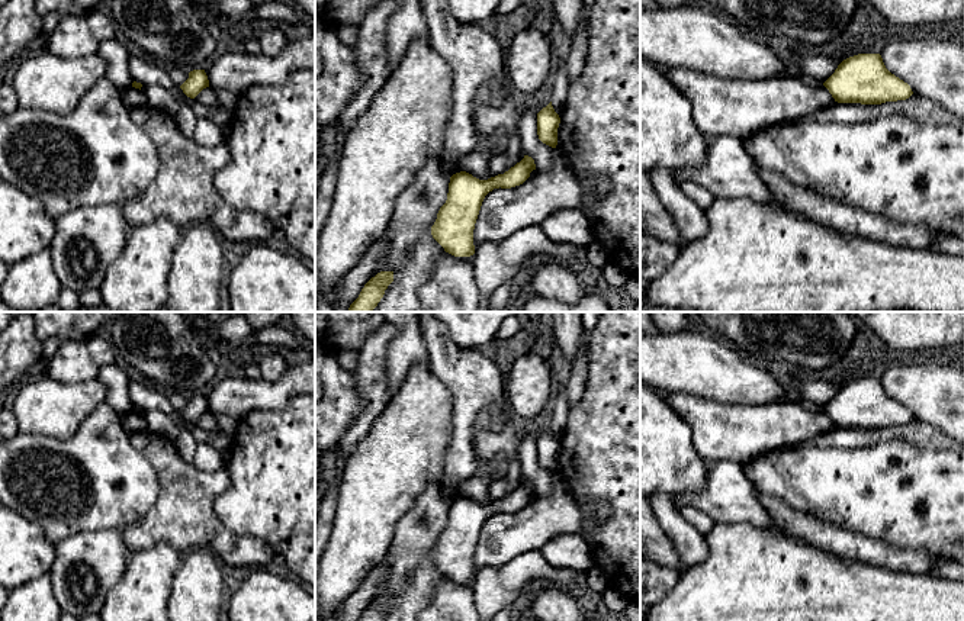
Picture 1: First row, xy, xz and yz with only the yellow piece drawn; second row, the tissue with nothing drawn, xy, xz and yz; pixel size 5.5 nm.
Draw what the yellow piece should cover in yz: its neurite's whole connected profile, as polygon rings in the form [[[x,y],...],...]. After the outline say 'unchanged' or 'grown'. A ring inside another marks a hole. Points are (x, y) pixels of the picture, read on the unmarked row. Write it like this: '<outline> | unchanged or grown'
[[[880,379],[844,384],[823,411],[838,428],[881,429],[913,419],[907,408],[886,393]]] | unchanged

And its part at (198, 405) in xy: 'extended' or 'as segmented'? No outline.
as segmented

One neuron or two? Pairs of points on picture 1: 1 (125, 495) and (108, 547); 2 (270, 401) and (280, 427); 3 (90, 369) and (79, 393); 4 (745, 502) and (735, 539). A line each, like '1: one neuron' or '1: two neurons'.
1: two neurons
2: two neurons
3: two neurons
4: two neurons

